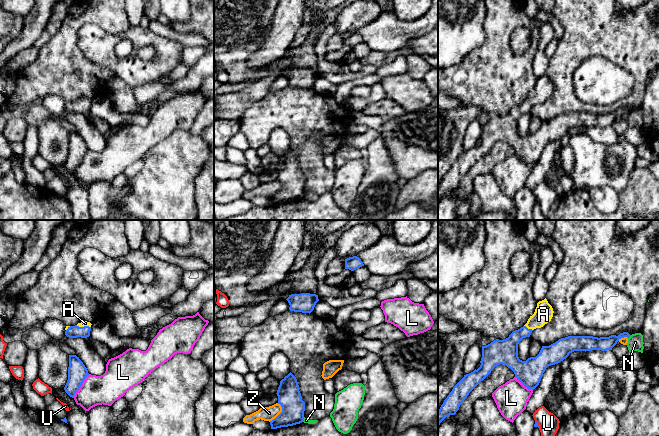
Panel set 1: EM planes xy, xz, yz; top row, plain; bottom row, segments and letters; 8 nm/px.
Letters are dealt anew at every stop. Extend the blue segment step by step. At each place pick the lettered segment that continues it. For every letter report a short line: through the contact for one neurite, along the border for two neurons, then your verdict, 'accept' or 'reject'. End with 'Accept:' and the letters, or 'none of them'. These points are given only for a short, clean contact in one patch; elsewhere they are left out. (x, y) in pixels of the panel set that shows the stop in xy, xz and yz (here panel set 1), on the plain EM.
A: line xy (75, 107), (80, 106), (84, 102), (85, 99); accept
L: reject
N: reject
U: line yz (535, 197), (538, 203); reject
Z: reject
Accept: A

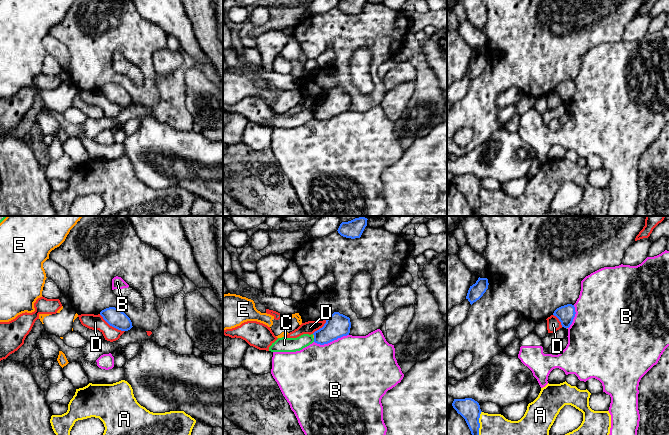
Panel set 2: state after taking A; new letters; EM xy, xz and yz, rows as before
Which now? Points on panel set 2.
A: reject
B: line xz (348, 110), (323, 120), (314, 118); reject
C: line xz (313, 114), (314, 117); reject
D: reject
E: reject
Accept: none of them

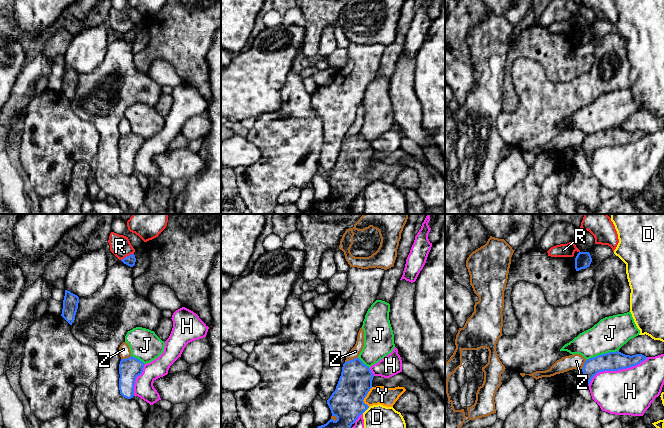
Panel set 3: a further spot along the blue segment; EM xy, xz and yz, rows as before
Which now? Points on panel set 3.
D: reject
H: reject
J: line yz (618, 126), (598, 130), (586, 136); reject
R: reject
Y: line xz (346, 179), (353, 172), (365, 172), (382, 171); accept
Z: reject
Accept: Y

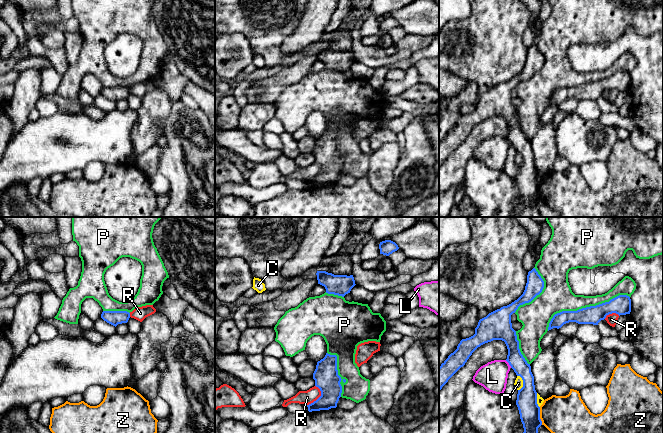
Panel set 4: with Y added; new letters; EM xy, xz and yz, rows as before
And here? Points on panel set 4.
C: line yz (517, 151), (522, 156), (522, 162), (518, 166); reject
L: reject
P: reject
R: reject
Z: reject
Accept: none of them

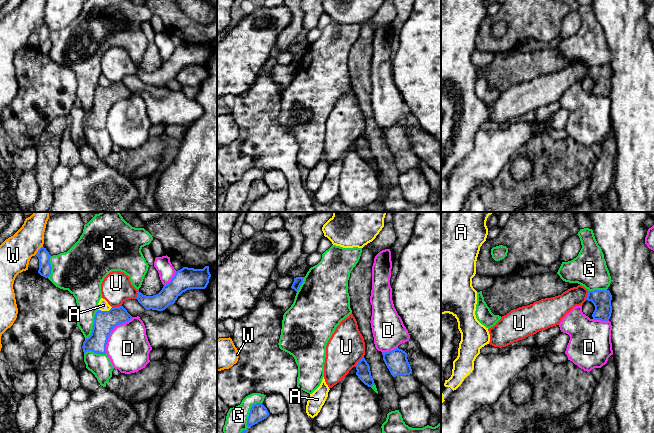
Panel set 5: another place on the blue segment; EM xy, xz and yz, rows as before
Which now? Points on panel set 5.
A: reject
D: reject
G: reject
U: line xz (363, 132), (355, 142); reject
W: line xy (42, 22), (35, 30); reject
Accept: none of them

